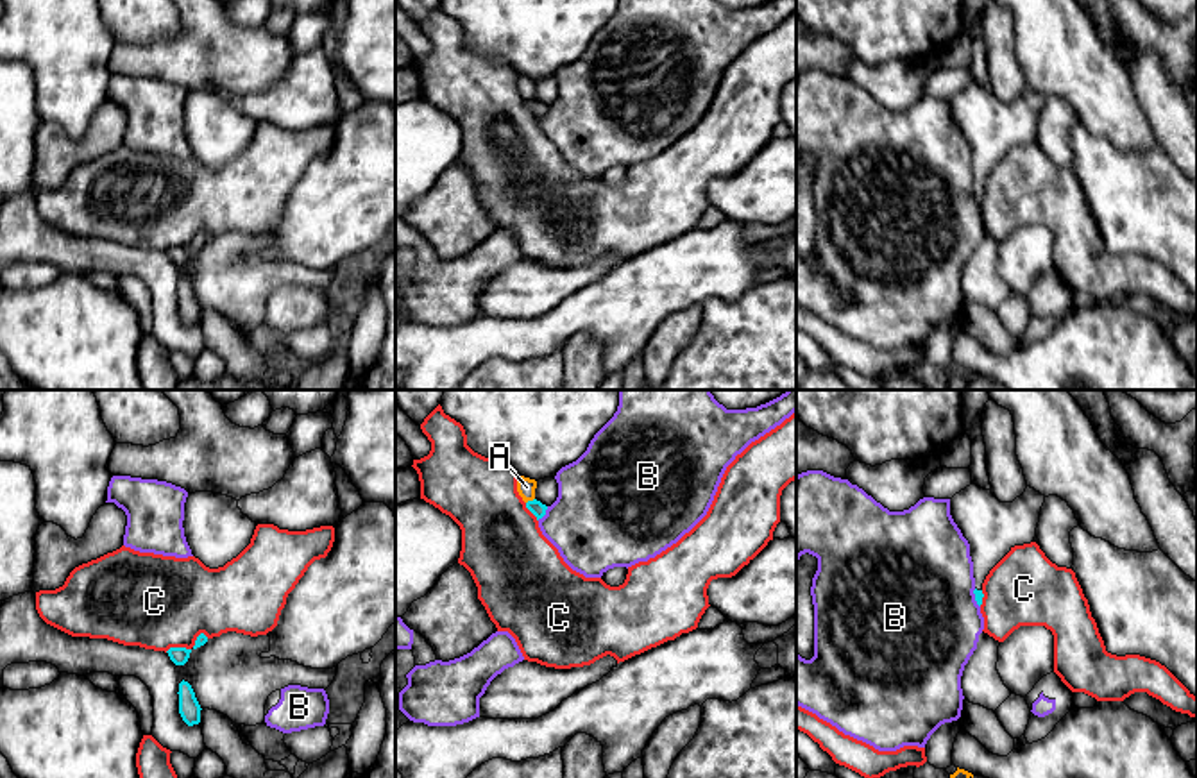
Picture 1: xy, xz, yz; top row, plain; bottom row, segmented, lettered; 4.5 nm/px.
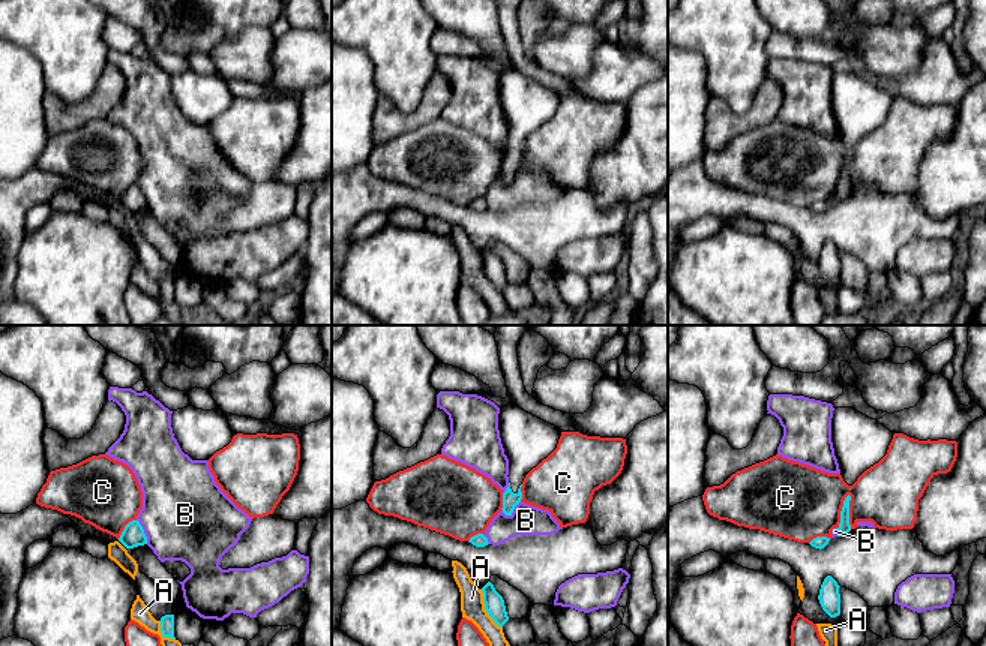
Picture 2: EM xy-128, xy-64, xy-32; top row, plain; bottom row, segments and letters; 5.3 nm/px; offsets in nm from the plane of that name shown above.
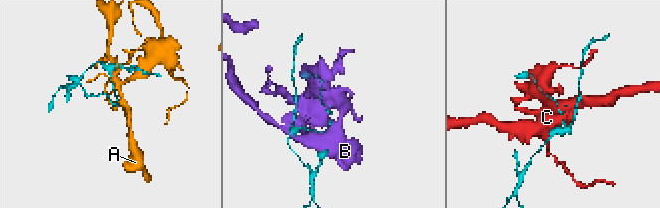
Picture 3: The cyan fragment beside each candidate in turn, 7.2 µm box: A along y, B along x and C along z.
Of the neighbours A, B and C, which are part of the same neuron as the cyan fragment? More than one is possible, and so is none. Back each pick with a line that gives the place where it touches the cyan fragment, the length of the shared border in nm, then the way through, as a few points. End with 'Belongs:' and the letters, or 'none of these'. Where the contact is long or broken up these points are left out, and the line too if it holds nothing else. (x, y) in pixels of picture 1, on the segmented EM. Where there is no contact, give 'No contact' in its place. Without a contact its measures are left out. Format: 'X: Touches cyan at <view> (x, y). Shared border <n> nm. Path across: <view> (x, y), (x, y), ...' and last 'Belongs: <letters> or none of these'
Belongs: none of these

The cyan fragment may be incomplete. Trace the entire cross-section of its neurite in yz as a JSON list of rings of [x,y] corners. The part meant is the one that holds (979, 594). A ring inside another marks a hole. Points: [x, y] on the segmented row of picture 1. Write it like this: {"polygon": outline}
{"polygon": [[[970,485],[950,499],[950,515],[970,544],[975,601],[982,605],[982,583],[1014,547],[1034,542],[1045,495],[1027,486],[1013,503],[1000,503],[991,490]]]}

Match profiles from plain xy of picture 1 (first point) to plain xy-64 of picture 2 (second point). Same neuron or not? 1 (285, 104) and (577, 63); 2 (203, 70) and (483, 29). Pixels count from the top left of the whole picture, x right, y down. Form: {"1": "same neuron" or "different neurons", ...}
{"1": "different neurons", "2": "different neurons"}

